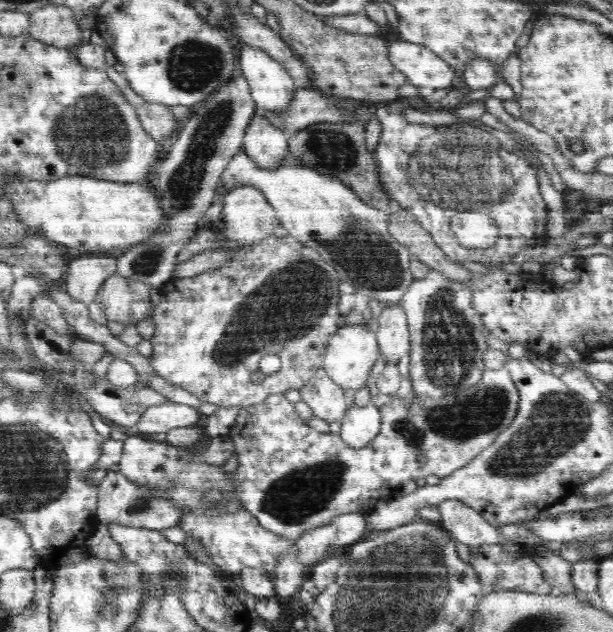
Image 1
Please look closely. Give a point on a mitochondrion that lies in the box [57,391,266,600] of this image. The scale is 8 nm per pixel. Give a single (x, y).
(194, 490)

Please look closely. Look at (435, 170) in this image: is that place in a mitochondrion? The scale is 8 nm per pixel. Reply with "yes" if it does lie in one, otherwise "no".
yes

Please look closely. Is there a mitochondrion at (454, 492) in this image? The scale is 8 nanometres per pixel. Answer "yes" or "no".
no

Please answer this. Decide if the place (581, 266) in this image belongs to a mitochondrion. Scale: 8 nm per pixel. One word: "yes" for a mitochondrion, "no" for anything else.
no

